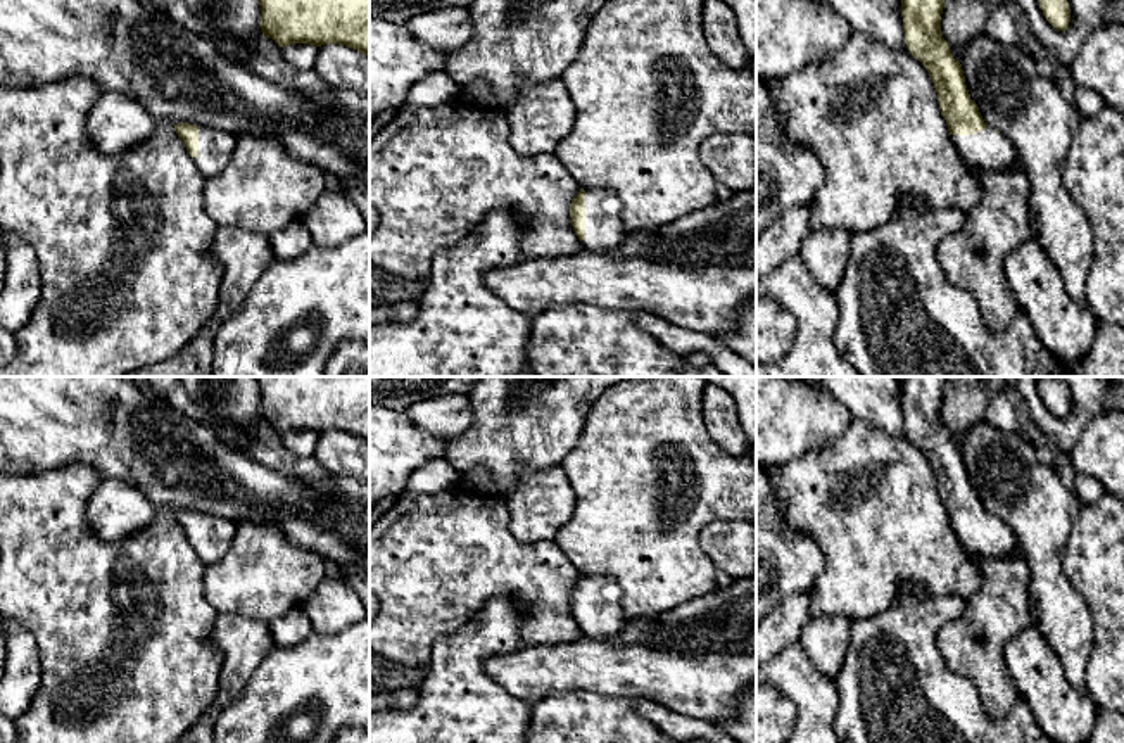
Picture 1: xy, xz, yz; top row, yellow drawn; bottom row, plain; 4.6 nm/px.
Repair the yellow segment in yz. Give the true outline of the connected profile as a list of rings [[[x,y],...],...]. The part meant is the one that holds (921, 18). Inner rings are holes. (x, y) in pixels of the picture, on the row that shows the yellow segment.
[[[901,0],[906,48],[927,69],[939,100],[941,114],[958,154],[989,171],[1010,168],[1019,149],[998,130],[988,126],[970,98],[962,64],[953,59],[941,35],[944,0]]]

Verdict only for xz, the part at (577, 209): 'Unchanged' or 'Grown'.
Grown

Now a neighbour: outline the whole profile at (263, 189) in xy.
[[[240,135],[230,164],[205,178],[204,206],[218,226],[271,235],[300,221],[330,188],[330,176],[292,157],[280,137]]]

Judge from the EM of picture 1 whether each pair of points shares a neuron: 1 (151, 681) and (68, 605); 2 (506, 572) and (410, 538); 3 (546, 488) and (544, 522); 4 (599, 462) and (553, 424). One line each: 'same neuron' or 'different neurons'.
1: same neuron
2: same neuron
3: same neuron
4: different neurons

